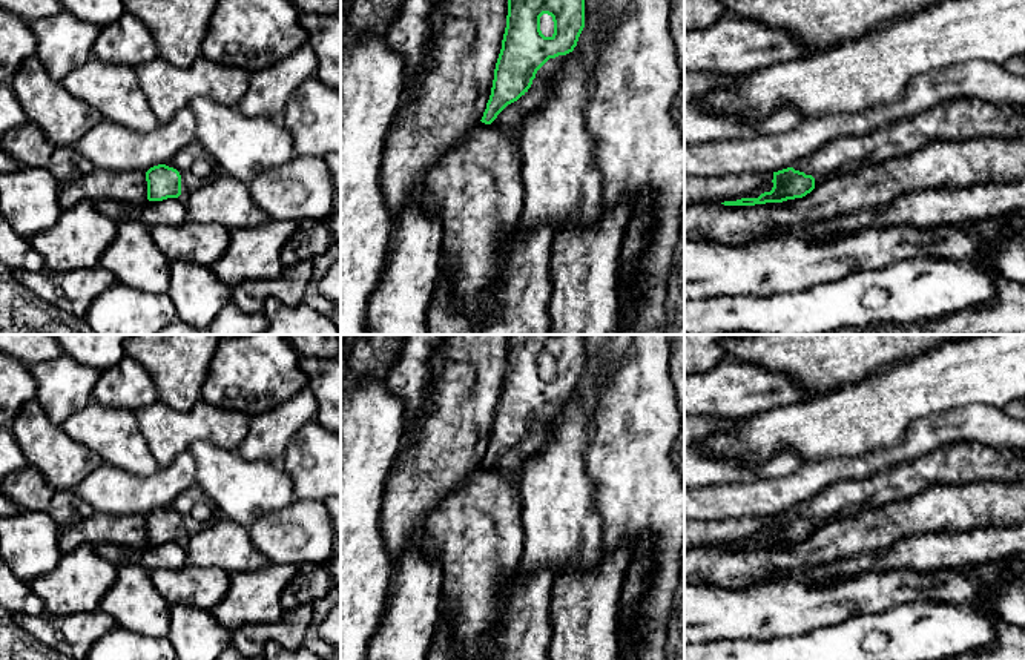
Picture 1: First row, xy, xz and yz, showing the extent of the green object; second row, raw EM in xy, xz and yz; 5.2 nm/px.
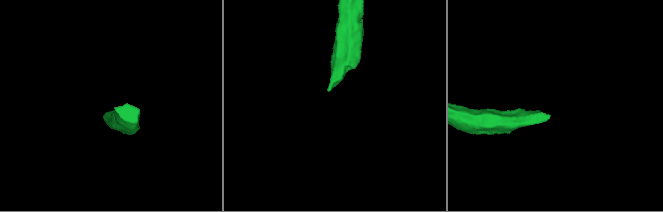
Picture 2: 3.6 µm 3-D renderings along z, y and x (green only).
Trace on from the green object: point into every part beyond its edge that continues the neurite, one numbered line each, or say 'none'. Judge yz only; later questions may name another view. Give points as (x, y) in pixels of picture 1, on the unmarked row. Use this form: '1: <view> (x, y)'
1: yz (967, 462)

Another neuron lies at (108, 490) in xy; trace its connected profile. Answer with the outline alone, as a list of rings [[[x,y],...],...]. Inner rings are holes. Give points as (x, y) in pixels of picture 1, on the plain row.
[[[189,451],[176,454],[167,467],[150,476],[137,476],[109,464],[91,471],[77,487],[77,494],[101,514],[143,514],[164,508],[195,485],[196,464]]]

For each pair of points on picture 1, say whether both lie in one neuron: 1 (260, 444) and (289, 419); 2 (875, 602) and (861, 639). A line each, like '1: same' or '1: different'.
1: same
2: different

